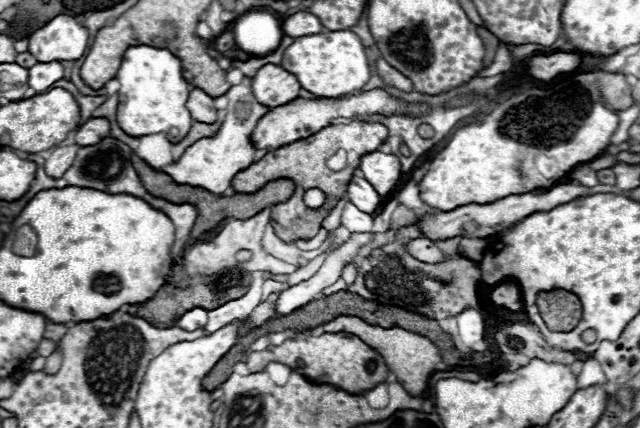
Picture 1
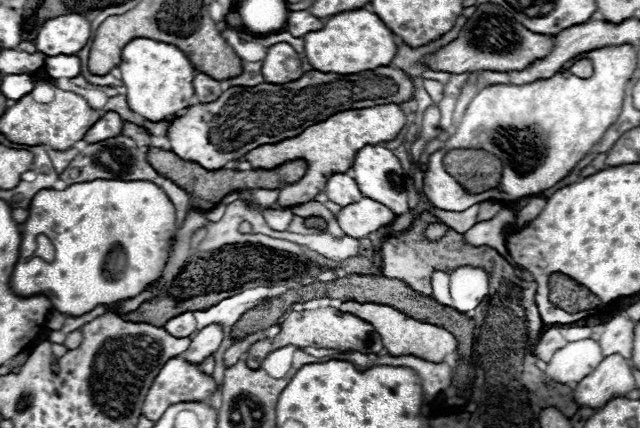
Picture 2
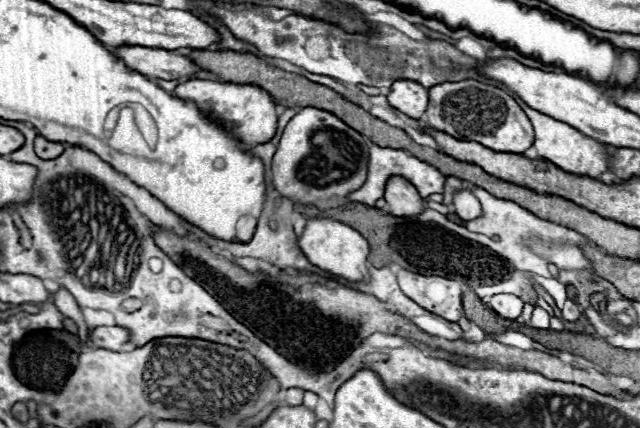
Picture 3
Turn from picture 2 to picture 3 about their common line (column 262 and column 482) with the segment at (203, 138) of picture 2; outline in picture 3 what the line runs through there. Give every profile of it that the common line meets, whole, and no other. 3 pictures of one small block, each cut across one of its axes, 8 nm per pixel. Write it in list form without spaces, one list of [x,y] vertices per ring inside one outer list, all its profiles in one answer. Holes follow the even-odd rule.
[[[478,80],[442,82],[438,86],[432,86],[426,116],[428,124],[434,130],[468,142],[480,142],[486,148],[498,152],[522,154],[534,144],[534,128],[520,104],[508,92]]]

